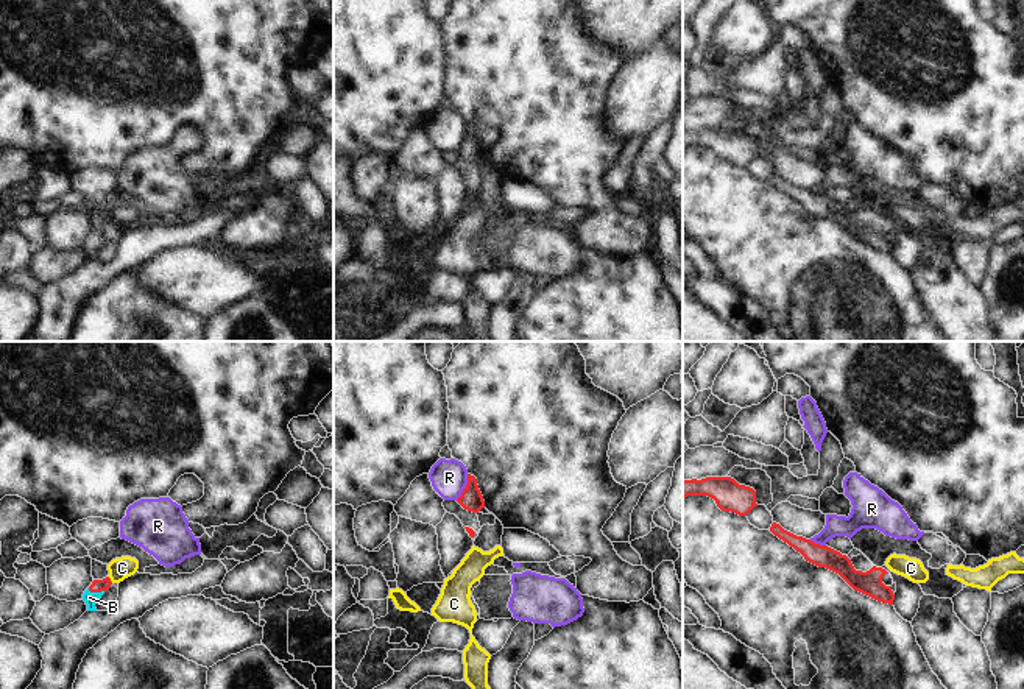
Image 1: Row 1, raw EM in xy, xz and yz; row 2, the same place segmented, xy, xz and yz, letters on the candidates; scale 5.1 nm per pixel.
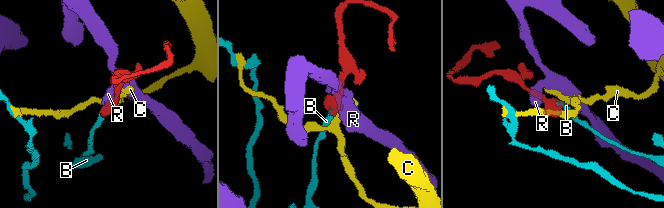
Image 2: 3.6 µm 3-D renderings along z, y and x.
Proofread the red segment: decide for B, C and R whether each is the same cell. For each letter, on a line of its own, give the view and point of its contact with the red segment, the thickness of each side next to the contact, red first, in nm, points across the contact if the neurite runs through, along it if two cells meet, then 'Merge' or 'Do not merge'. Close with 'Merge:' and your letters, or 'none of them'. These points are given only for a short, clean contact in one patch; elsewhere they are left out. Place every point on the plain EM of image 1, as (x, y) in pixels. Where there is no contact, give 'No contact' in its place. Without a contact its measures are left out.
B: Touches red at xy (97, 242). Thickness 60 nm (red) against 70 nm. Path across: xy (97, 236), (97, 242), (89, 248). Merge
C: Touches red at xy (109, 229). Thickness 60 nm (red) against 110 nm. Boundary: xy (108, 226), (112, 233). Do not merge
R: Touches red at xz (466, 137). Thickness 120 nm (red) against 190 nm. Boundary: xz (468, 125), (468, 134), (455, 150). Do not merge
Merge: B.

